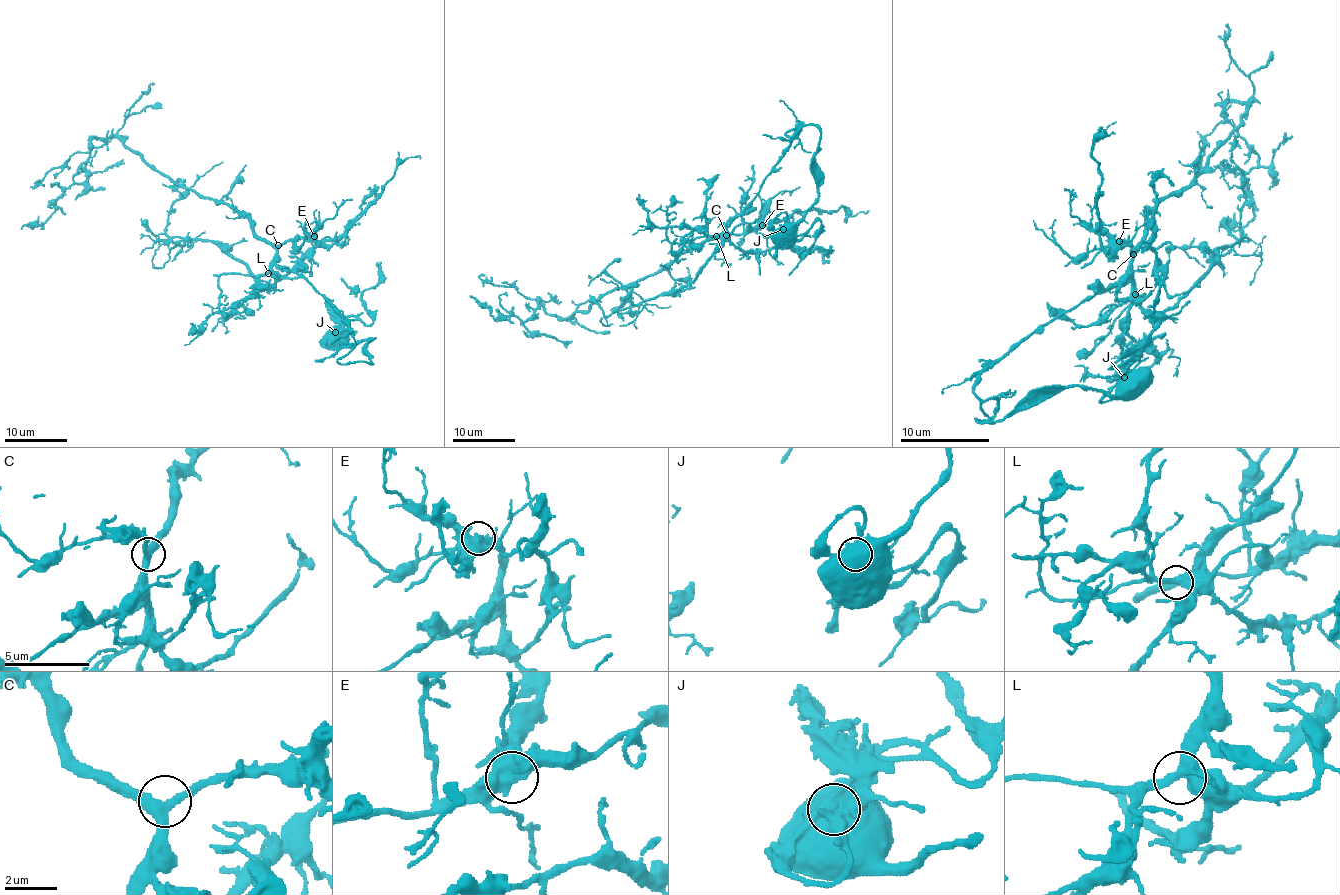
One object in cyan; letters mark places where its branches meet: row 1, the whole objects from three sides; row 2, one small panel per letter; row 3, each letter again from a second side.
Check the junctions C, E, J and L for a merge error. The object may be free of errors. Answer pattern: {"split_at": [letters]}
{"split_at": ["J"]}

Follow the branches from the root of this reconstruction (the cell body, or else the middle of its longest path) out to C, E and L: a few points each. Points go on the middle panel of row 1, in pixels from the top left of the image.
C: (782, 236), (818, 196), (815, 125), (785, 133), (802, 124), (726, 235)
E: (782, 236), (818, 196), (815, 125), (785, 133), (802, 124), (757, 196), (724, 229), (748, 233), (762, 225)
L: (782, 236), (818, 196), (815, 125), (785, 133), (802, 124), (757, 196), (716, 236)

